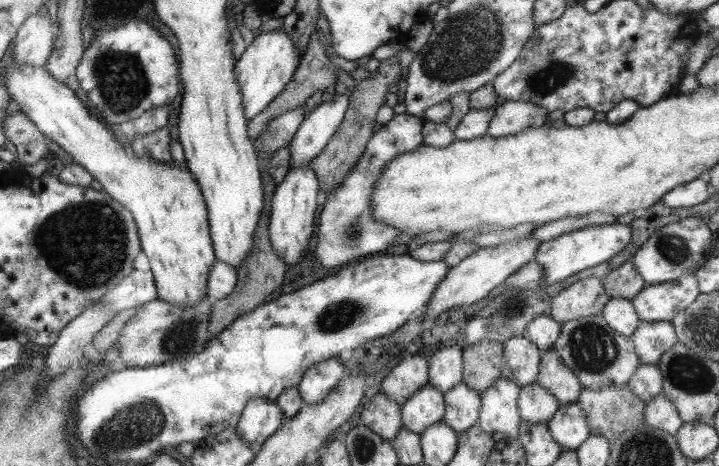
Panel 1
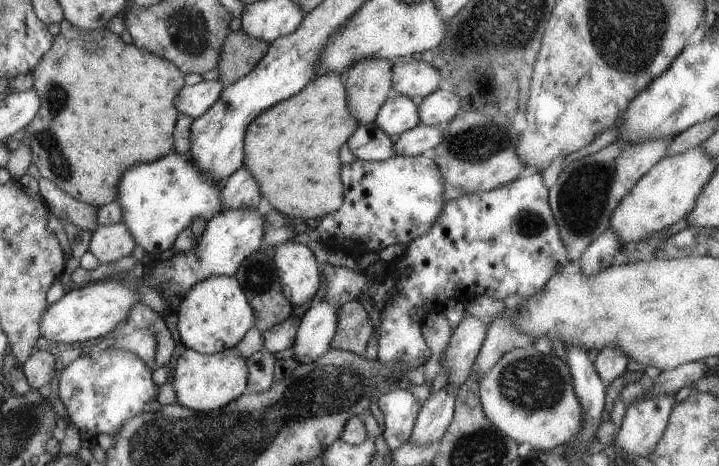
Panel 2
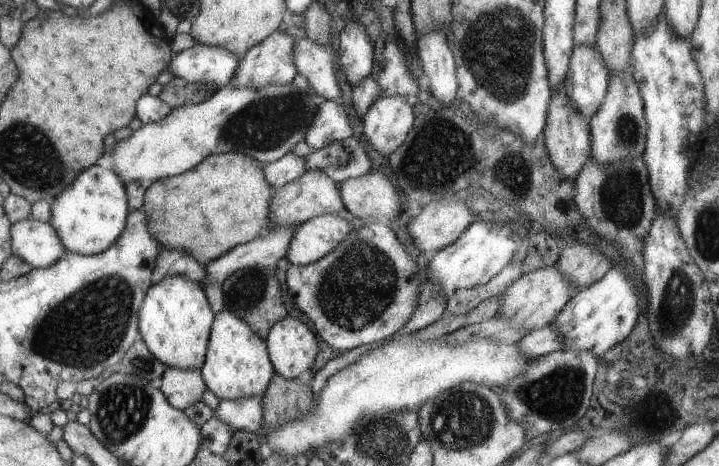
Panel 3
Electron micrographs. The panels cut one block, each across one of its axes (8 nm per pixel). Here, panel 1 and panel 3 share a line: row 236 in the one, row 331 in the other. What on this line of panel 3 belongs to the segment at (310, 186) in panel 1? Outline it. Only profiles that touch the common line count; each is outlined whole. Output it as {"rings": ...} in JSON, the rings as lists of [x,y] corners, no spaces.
{"rings":[[[289,316],[269,330],[265,342],[269,348],[269,358],[275,366],[275,374],[287,380],[295,380],[303,374],[303,370],[309,370],[317,354],[315,336],[305,324]]]}

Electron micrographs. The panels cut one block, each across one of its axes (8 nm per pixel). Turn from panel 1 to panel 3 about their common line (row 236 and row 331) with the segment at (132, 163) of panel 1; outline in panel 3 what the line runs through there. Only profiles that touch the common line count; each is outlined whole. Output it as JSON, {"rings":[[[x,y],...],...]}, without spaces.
{"rings":[[[171,276],[151,284],[147,290],[147,296],[139,308],[139,338],[145,342],[149,352],[167,368],[201,370],[207,356],[213,320],[213,312],[203,298],[203,290],[193,280]]]}

